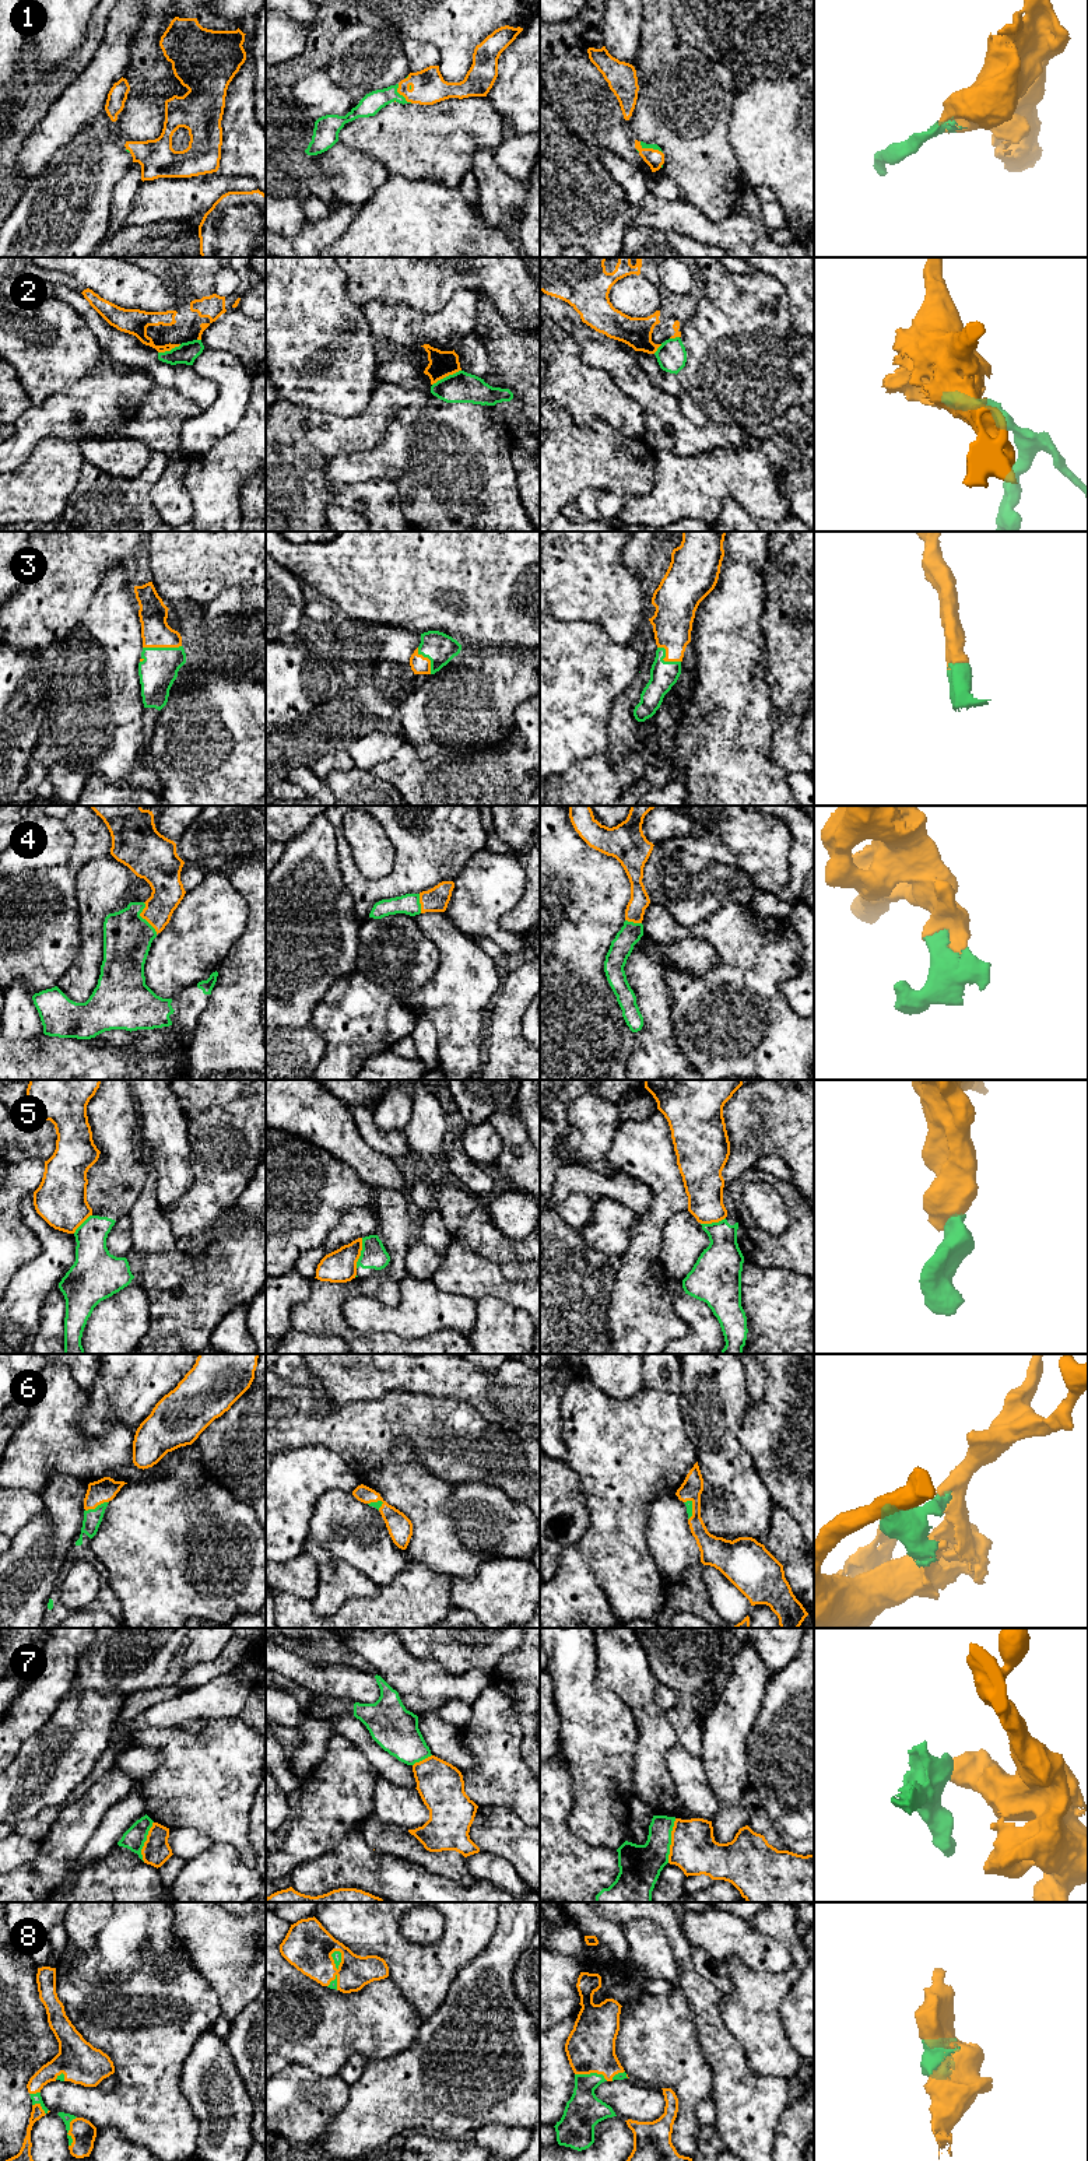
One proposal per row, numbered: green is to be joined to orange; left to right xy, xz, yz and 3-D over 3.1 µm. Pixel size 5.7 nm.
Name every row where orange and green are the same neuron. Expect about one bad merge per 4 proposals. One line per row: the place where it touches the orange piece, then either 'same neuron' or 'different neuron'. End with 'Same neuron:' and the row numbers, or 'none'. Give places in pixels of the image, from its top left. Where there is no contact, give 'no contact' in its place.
1: xz (402, 94) | same neuron
2: xz (446, 375) | different neuron
3: xy (161, 646) | same neuron
4: xy (143, 918) | same neuron
5: xz (360, 1253) | different neuron
6: xy (97, 1505) | same neuron
7: yz (671, 1841) | different neuron
8: yz (592, 2072) | same neuron
Same neuron: 1, 3, 4, 6, 8

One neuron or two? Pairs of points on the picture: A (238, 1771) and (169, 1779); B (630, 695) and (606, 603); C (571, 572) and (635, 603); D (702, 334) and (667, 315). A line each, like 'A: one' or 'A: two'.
A: one
B: two
C: one
D: two

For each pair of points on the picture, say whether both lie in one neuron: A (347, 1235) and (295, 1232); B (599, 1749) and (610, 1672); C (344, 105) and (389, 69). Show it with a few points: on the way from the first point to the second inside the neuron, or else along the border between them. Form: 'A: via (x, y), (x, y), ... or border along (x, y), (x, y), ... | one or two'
A: border along (351, 1210), (318, 1246), (302, 1253) | two
B: border along (596, 1655), (600, 1679), (630, 1709) | two
C: border along (329, 76), (344, 88), (354, 107) | two

